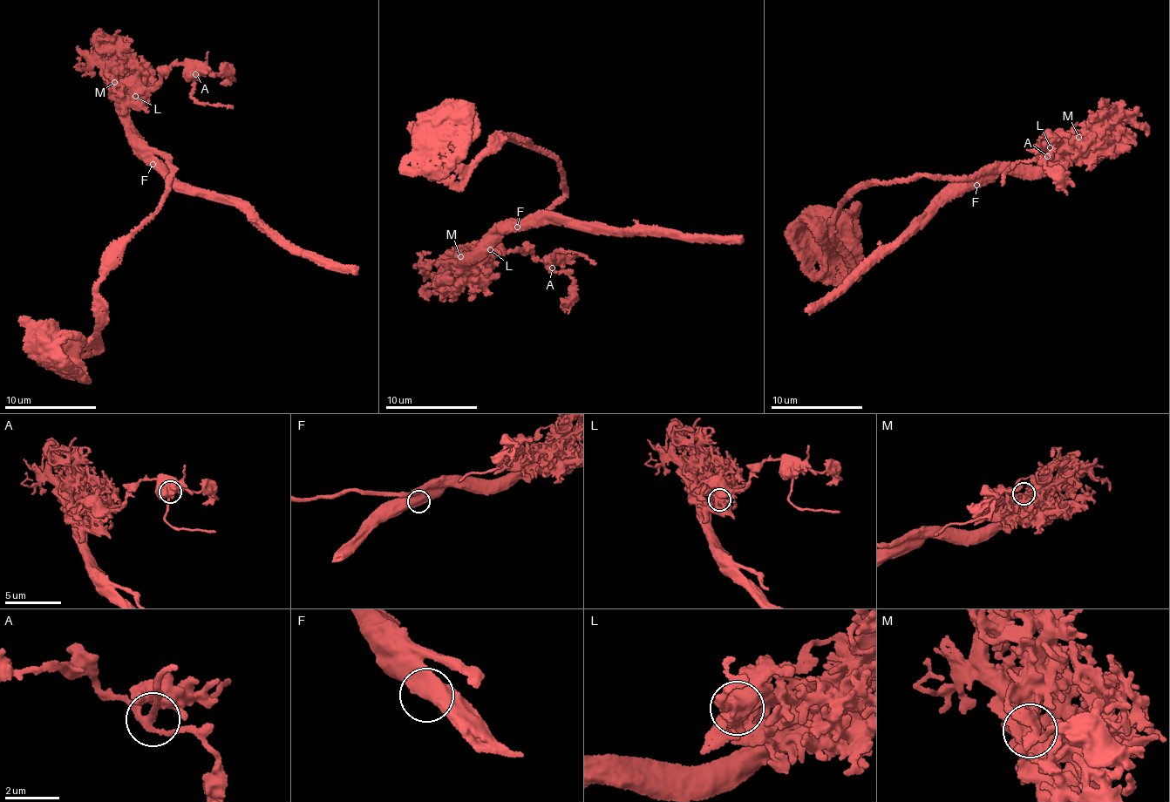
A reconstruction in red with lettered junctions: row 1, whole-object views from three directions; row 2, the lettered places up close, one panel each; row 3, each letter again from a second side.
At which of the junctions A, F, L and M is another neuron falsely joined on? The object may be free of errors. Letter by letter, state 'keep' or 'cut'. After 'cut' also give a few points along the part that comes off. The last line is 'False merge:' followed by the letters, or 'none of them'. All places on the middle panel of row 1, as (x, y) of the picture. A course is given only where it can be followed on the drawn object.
A: keep
F: keep
L: cut; foreign part runs (491, 249), (506, 253), (520, 248), (540, 261), (553, 261), (554, 253), (583, 254), (595, 264)
M: keep
False merge: L

